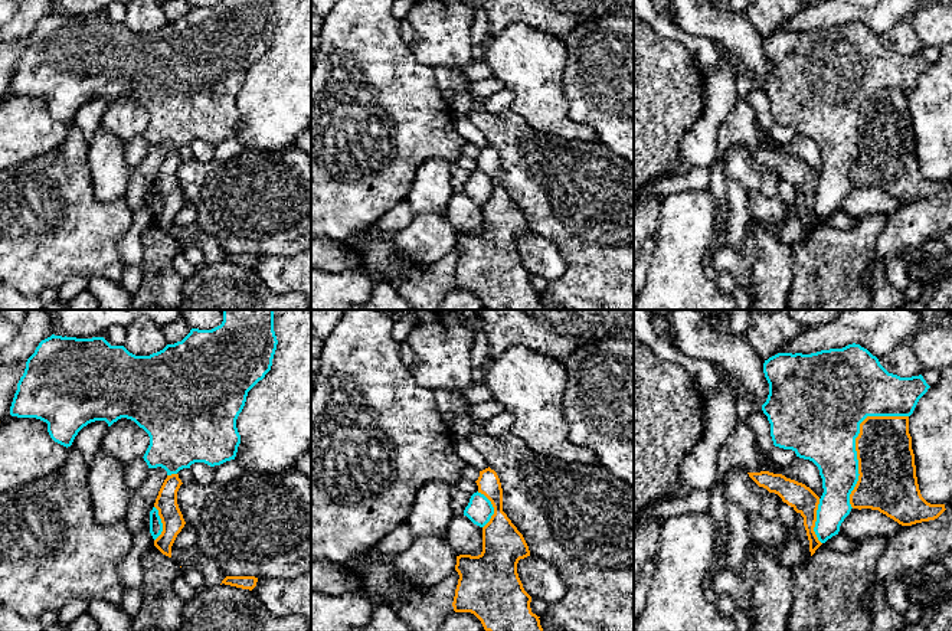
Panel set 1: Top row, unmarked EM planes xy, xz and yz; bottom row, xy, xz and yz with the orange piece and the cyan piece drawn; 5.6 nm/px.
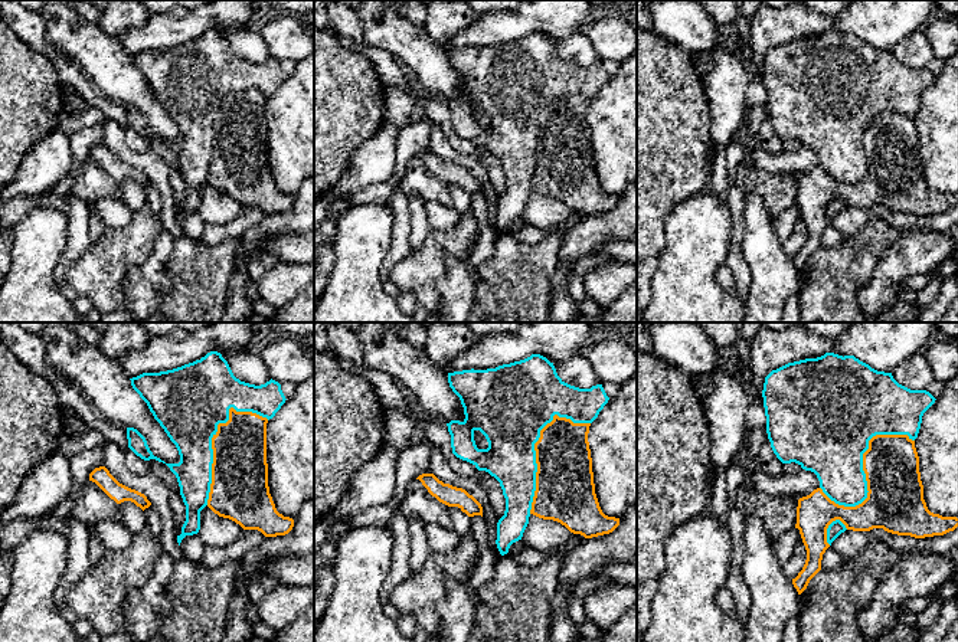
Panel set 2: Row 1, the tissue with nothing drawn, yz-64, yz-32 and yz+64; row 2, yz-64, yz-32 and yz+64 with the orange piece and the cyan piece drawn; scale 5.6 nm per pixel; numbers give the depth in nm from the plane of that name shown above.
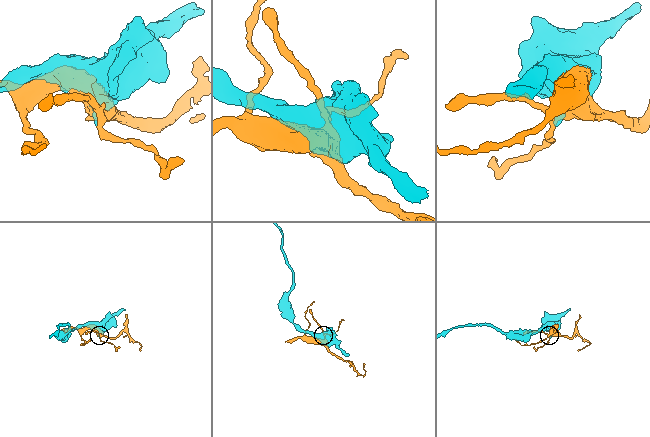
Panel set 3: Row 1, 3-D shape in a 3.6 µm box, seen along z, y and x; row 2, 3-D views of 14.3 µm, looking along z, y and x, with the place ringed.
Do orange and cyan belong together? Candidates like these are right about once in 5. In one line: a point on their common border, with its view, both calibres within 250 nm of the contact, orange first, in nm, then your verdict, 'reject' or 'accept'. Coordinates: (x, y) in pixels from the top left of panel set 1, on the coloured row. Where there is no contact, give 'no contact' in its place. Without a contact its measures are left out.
yz (856, 442) | 320/460 nm | reject

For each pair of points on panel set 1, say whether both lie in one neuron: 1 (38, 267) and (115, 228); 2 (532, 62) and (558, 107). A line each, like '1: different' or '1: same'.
1: same
2: same

